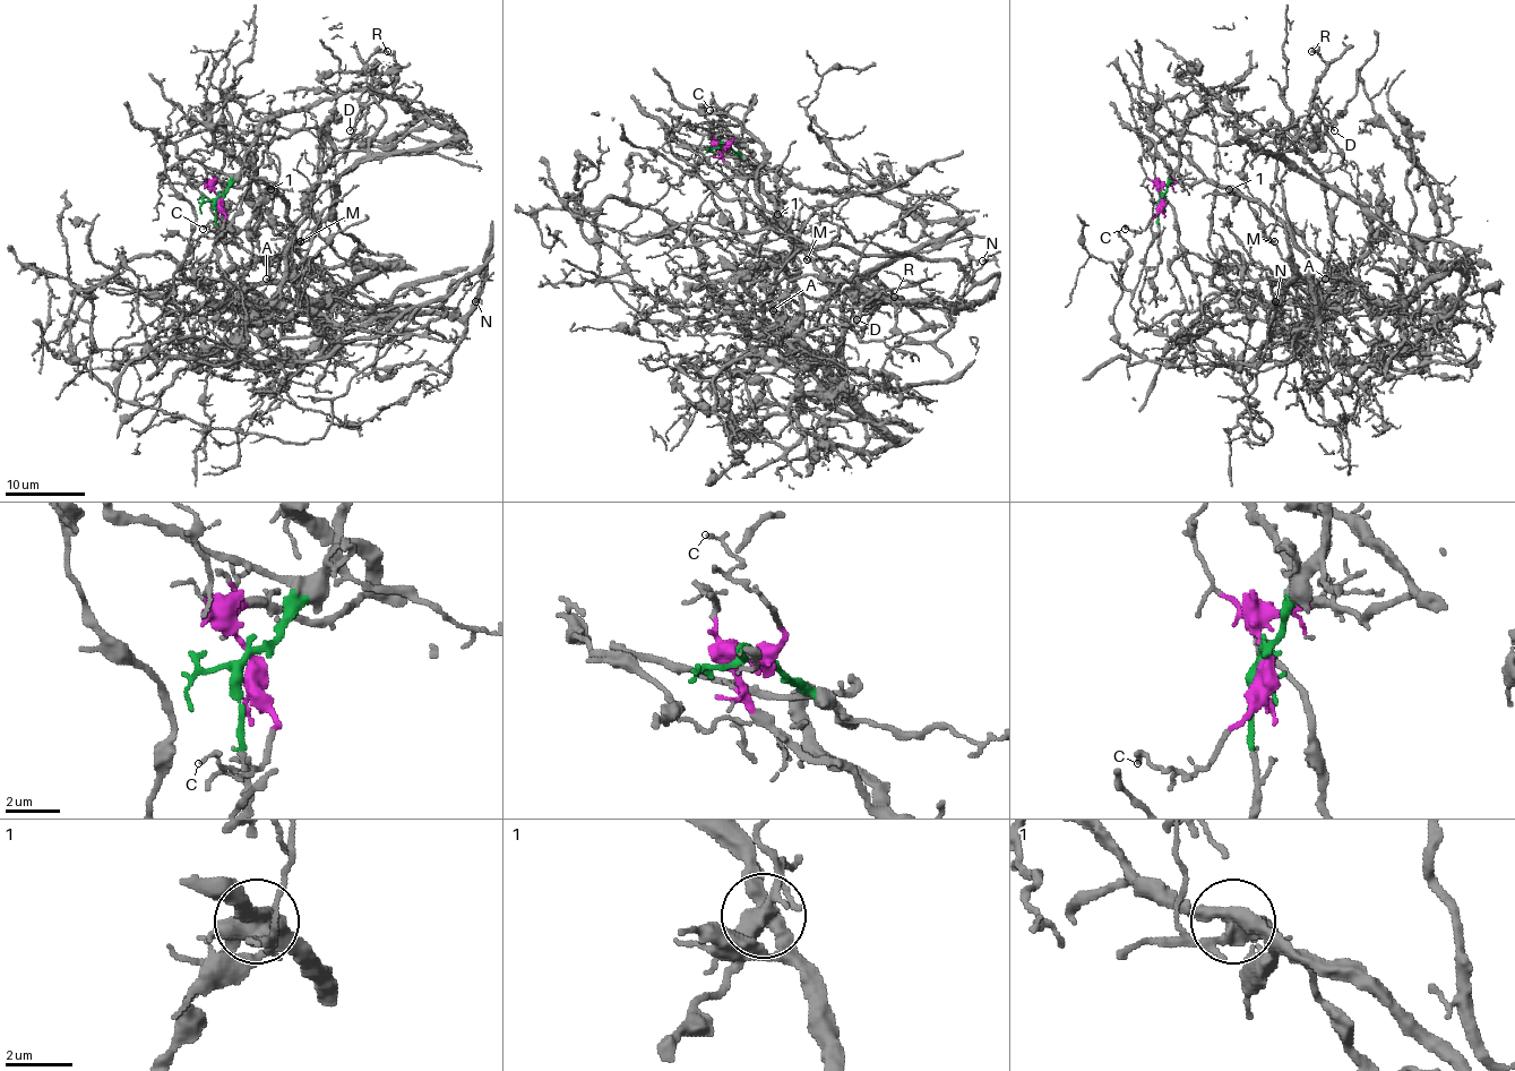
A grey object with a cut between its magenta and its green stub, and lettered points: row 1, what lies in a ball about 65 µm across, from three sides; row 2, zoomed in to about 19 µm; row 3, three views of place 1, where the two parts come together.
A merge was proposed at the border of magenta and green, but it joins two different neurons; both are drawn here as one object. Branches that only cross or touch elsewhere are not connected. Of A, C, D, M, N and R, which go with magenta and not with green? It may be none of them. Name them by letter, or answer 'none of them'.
A, C

